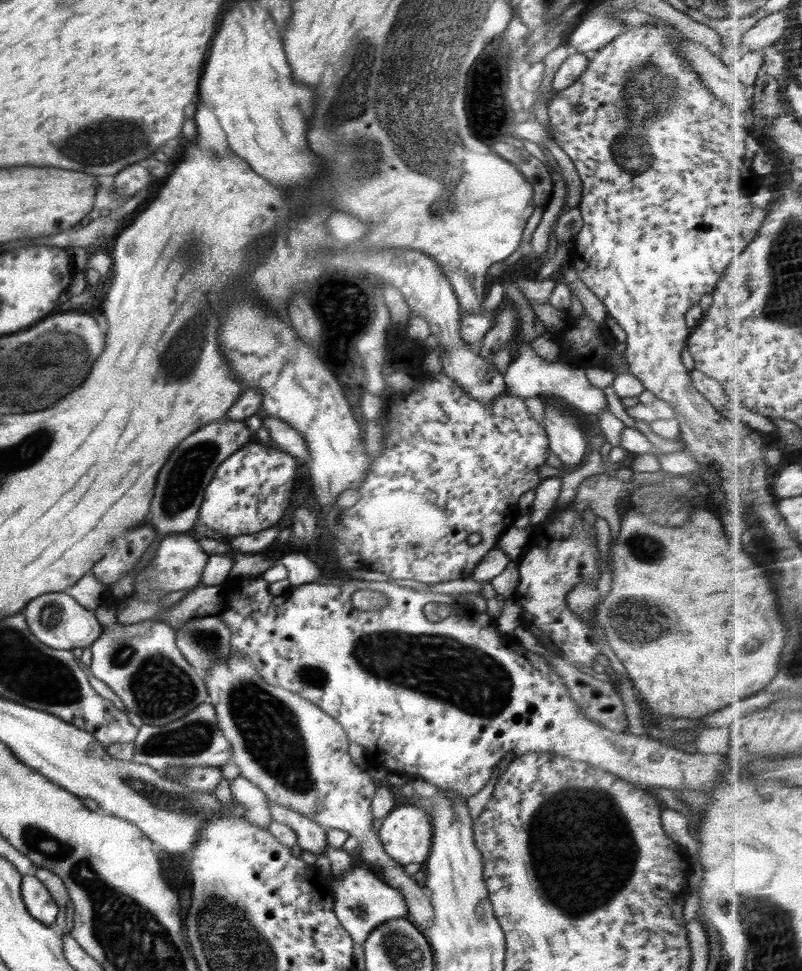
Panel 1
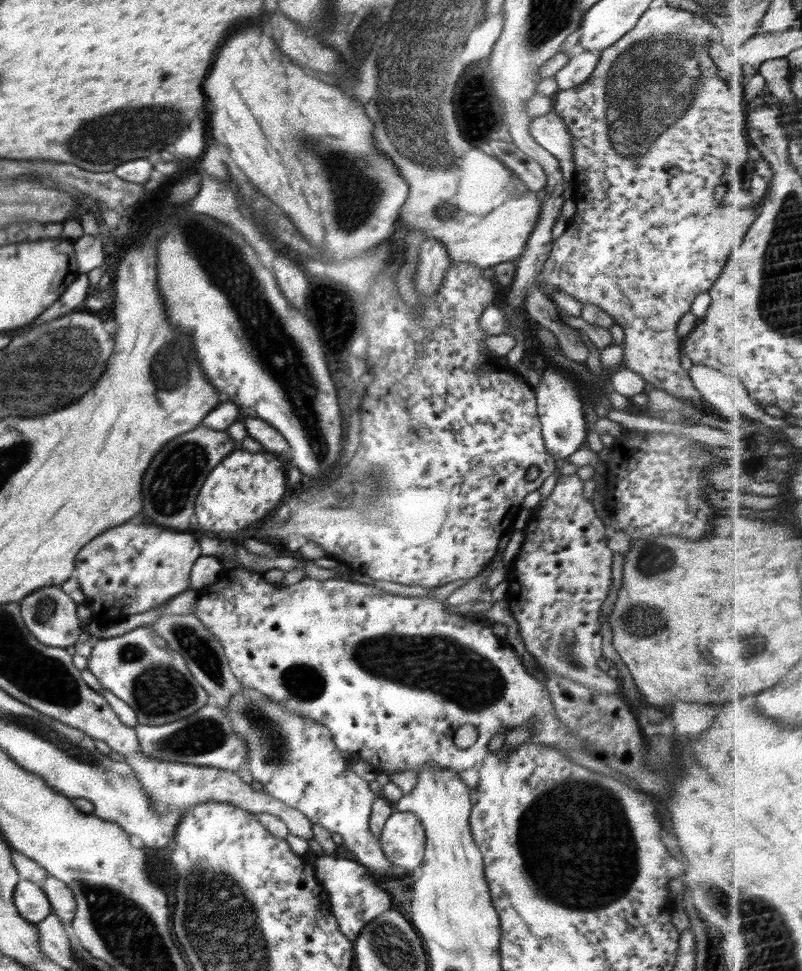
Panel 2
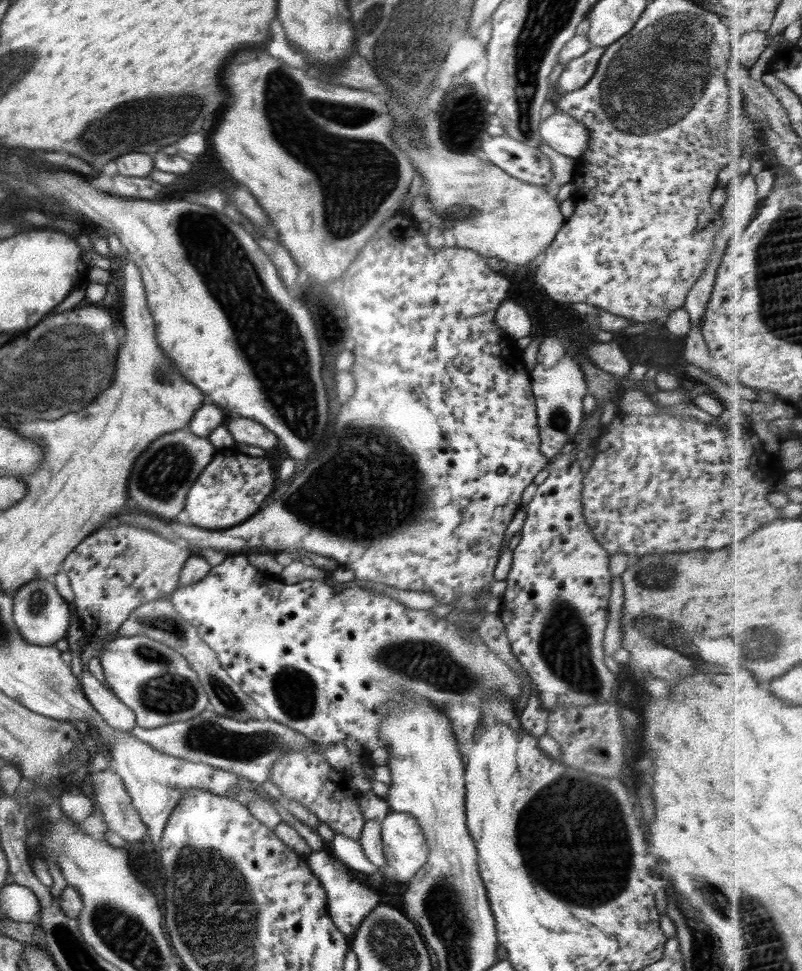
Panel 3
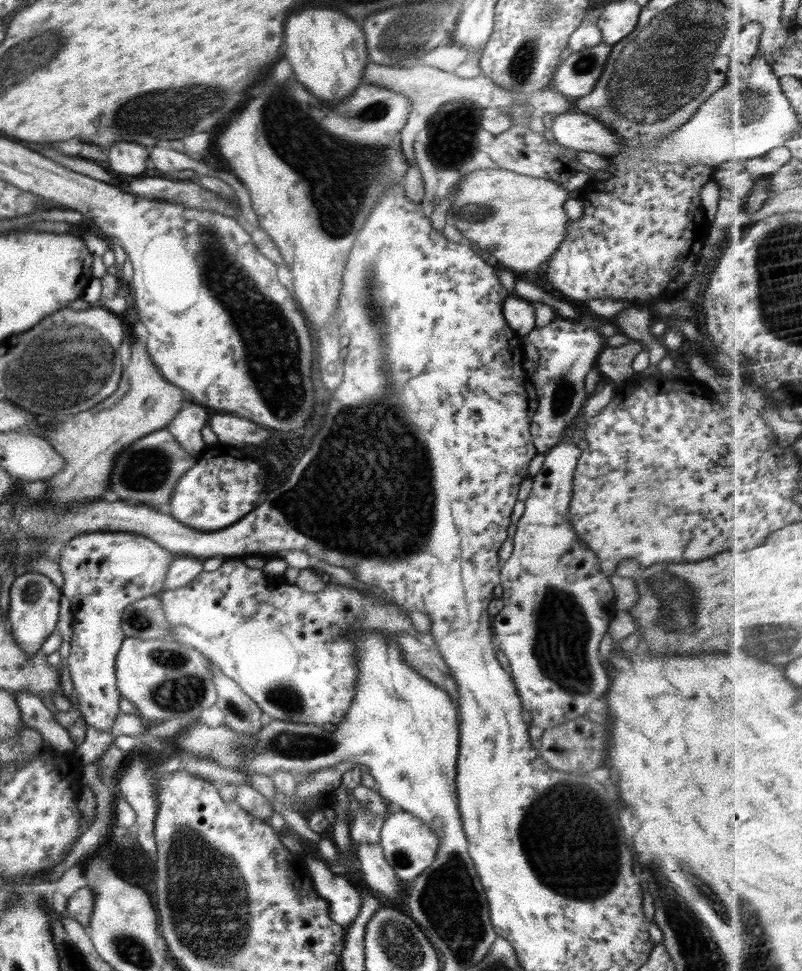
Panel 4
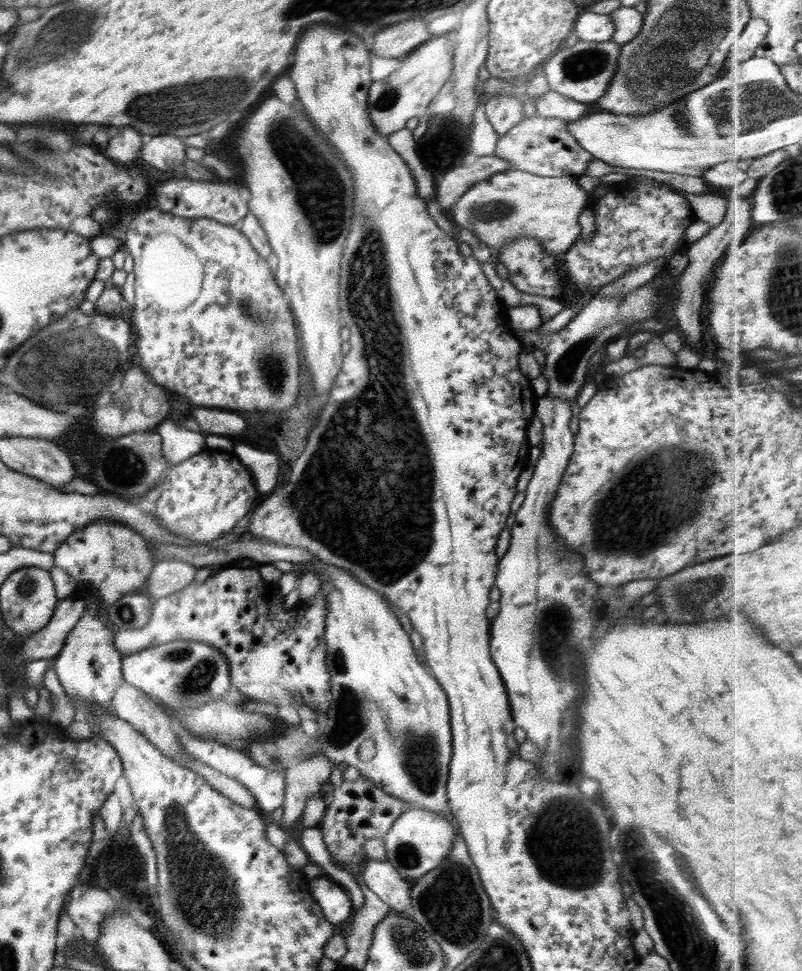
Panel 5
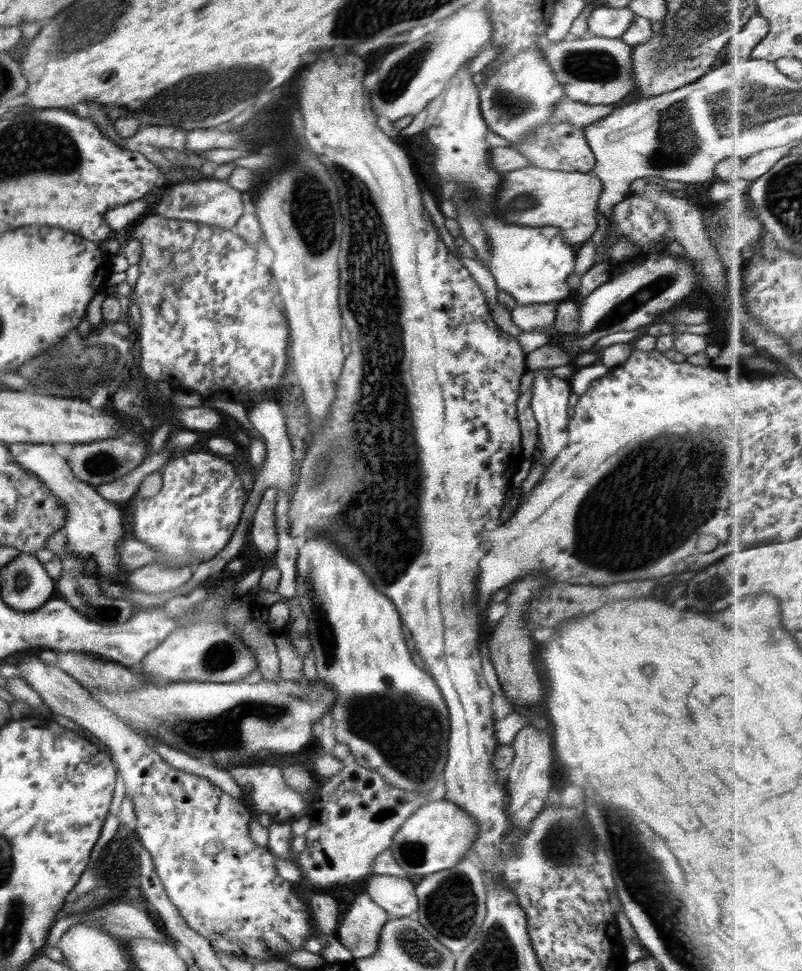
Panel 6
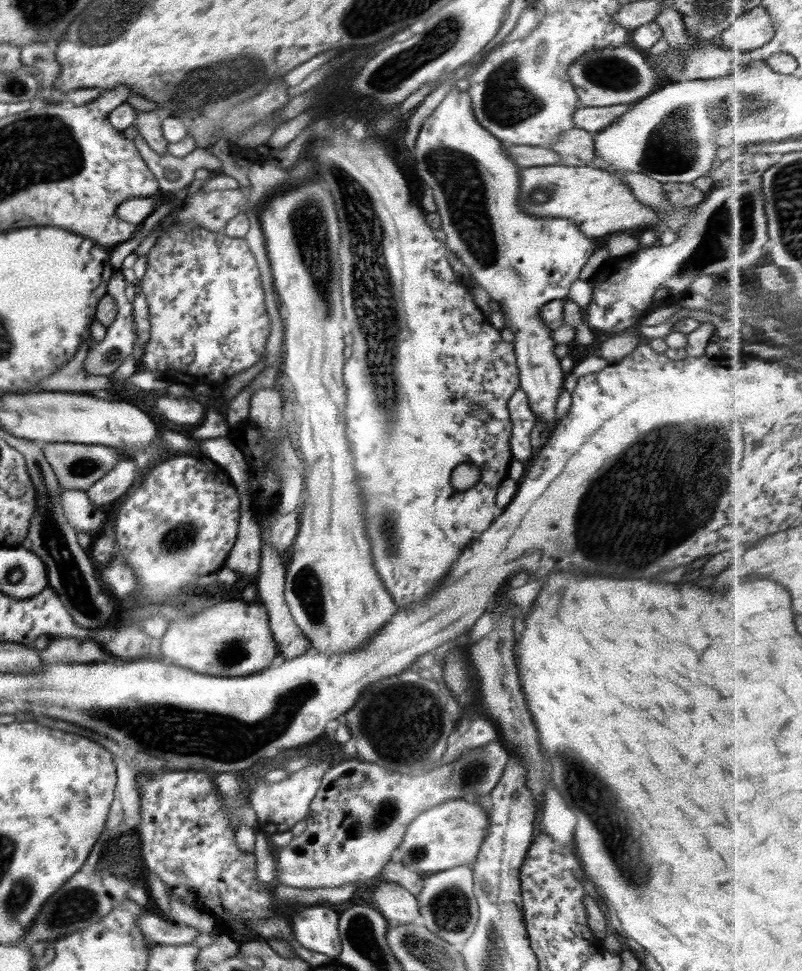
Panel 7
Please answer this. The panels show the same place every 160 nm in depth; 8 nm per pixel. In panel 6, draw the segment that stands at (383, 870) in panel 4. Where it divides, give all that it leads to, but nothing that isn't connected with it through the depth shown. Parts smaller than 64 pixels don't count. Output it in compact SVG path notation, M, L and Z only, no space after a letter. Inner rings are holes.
M372 873L364 882L368 884L366 888L367 896L378 906L384 908L384 910L389 914L392 919L399 919L408 917L412 920L417 920L417 910L418 910L418 898L415 894L415 885L412 882L408 882L408 878L392 876L389 874L376 874Z

